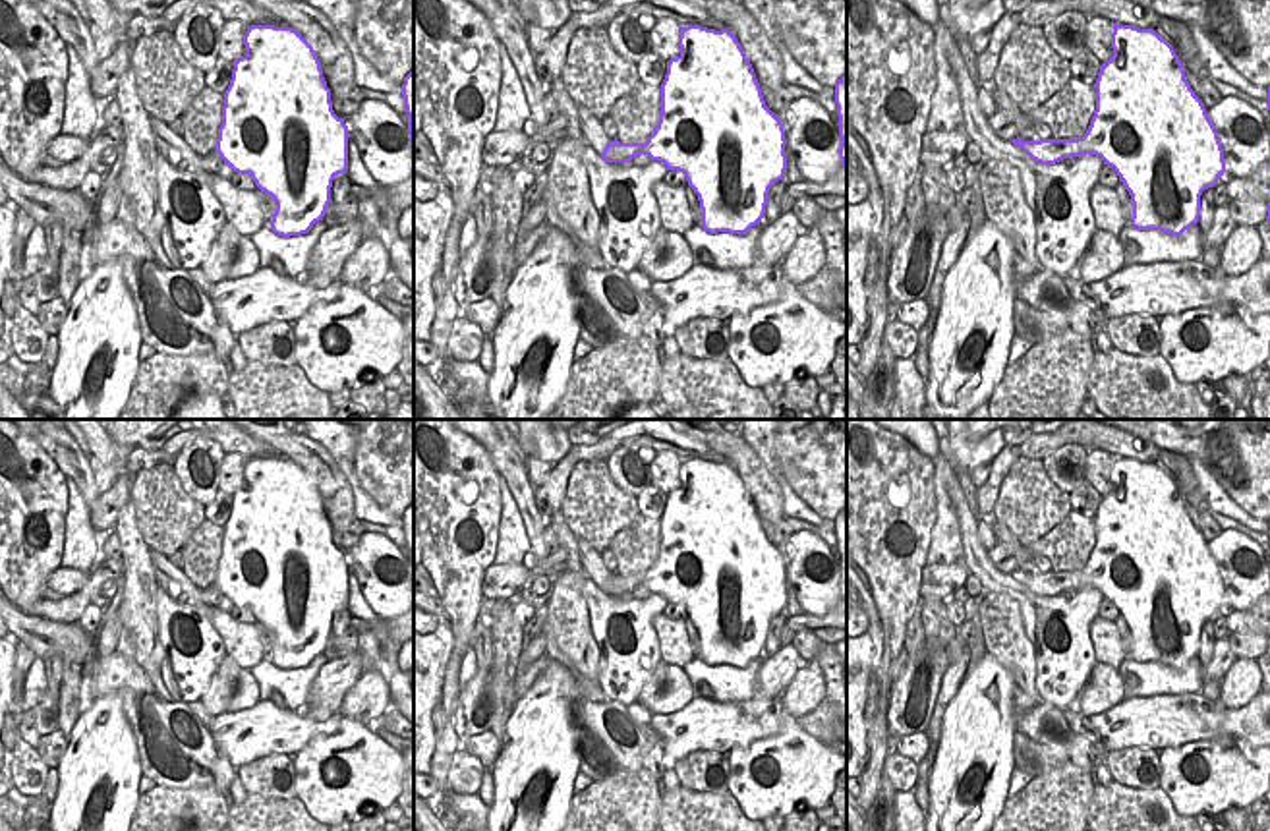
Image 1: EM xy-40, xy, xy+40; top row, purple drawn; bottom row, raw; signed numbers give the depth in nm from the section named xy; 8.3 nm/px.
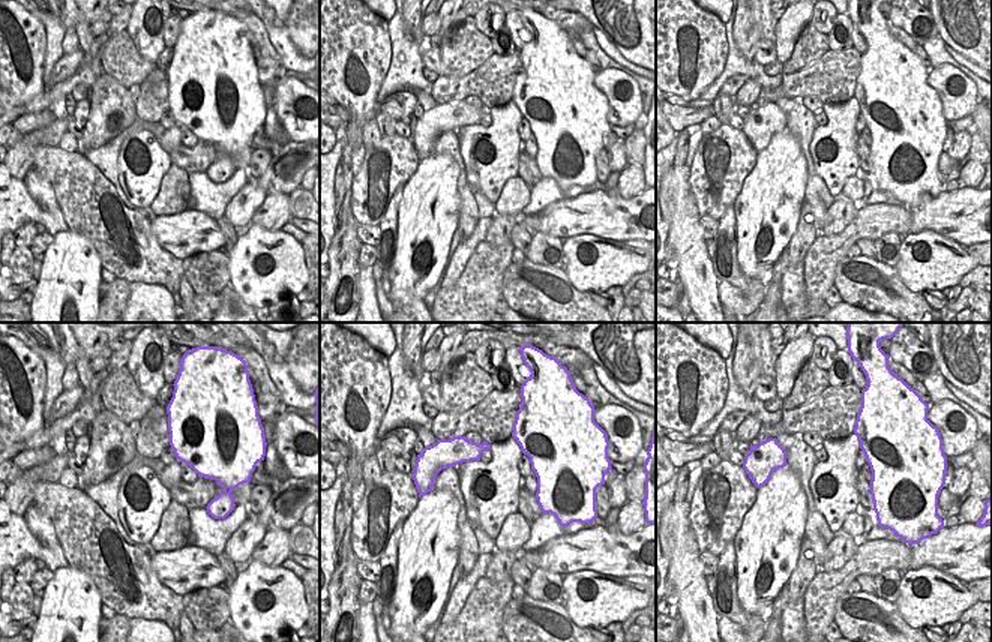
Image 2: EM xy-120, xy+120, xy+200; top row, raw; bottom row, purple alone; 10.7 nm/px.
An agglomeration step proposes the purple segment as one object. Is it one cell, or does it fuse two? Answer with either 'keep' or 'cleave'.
keep

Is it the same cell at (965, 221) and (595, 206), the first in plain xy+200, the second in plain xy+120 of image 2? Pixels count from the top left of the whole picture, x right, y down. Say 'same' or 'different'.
same

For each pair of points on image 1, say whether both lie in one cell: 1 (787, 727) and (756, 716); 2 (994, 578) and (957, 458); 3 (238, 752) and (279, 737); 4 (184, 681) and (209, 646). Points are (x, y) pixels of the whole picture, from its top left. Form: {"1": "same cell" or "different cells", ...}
{"1": "different cells", "2": "different cells", "3": "same cell", "4": "same cell"}

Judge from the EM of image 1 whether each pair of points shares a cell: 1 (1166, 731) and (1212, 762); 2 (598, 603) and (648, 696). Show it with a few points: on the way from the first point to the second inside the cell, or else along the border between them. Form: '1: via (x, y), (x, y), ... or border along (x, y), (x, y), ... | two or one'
1: border along (1230, 733), (1162, 750) | two
2: border along (662, 659), (636, 700) | two

